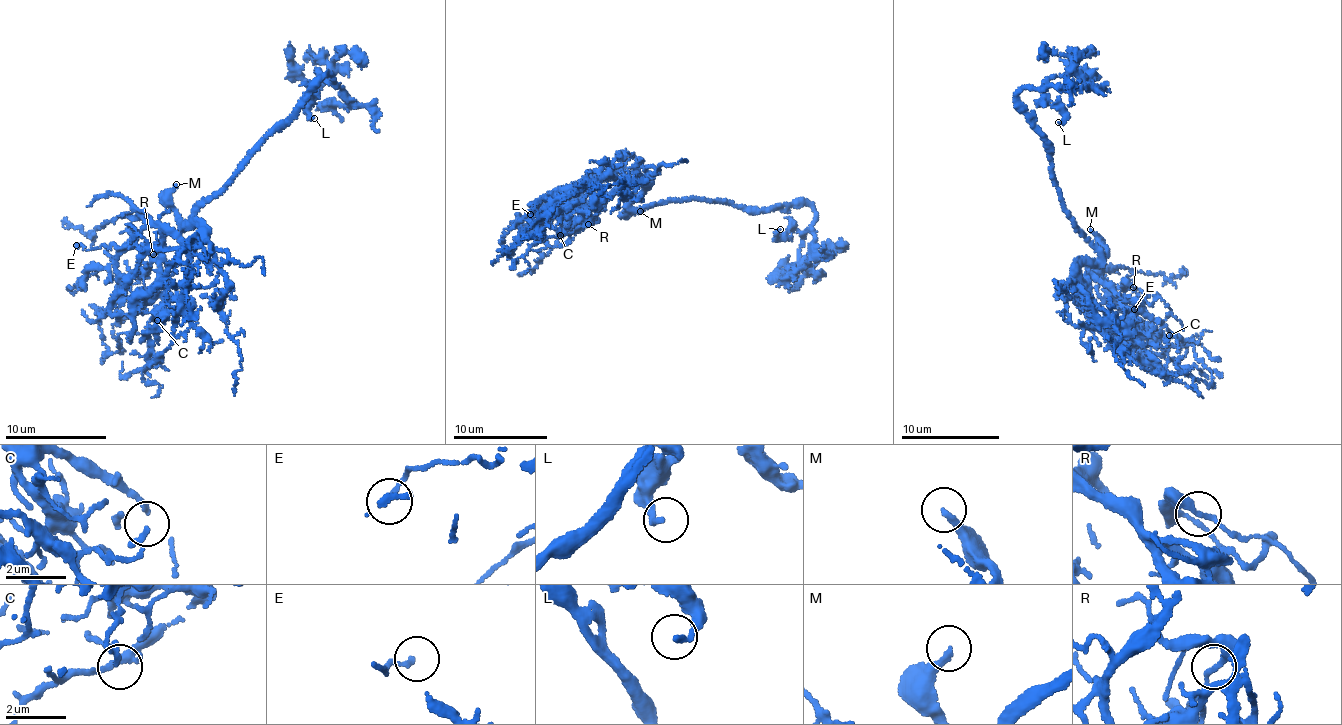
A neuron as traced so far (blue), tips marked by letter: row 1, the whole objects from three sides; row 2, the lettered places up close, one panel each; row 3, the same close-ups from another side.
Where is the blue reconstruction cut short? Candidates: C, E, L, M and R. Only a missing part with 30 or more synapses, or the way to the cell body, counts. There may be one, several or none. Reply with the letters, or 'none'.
M

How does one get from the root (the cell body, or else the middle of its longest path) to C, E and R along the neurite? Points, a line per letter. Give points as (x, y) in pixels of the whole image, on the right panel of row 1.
C: (1085, 233), (1099, 255), (1079, 267), (1092, 321), (1105, 331), (1164, 347), (1169, 335)
E: (1085, 233), (1099, 255), (1079, 267), (1079, 279), (1085, 284), (1096, 276), (1113, 304), (1125, 314), (1134, 309)
R: (1085, 233), (1099, 255), (1079, 267), (1079, 279), (1085, 284), (1096, 276), (1117, 289), (1127, 282), (1133, 287)

